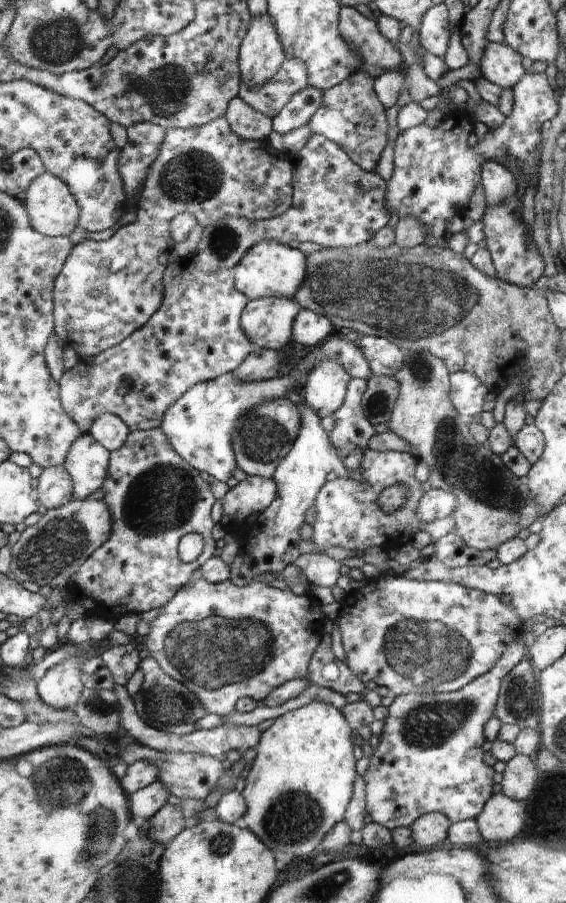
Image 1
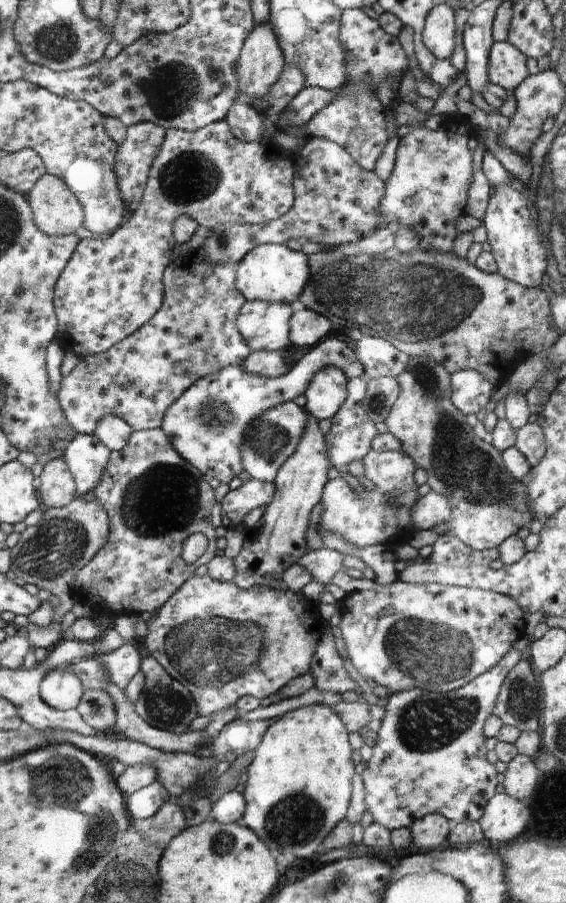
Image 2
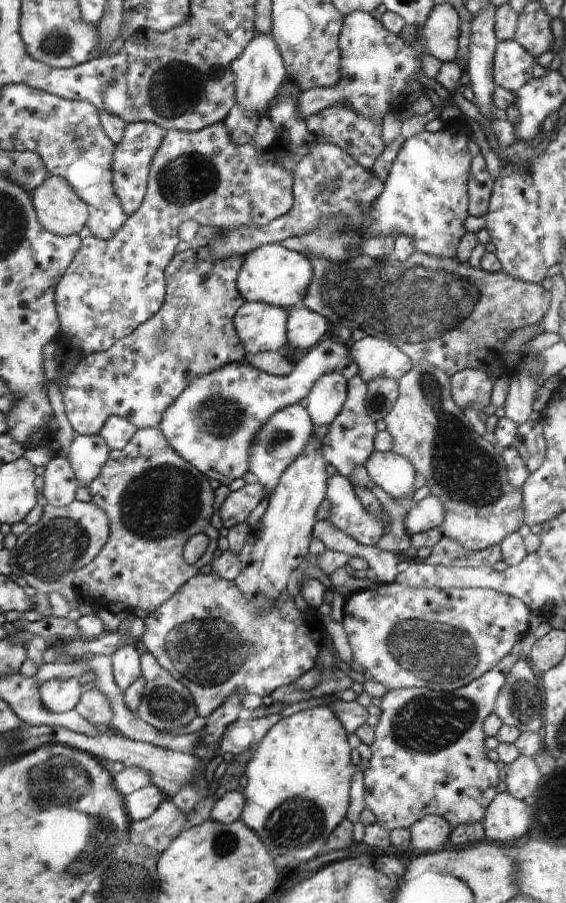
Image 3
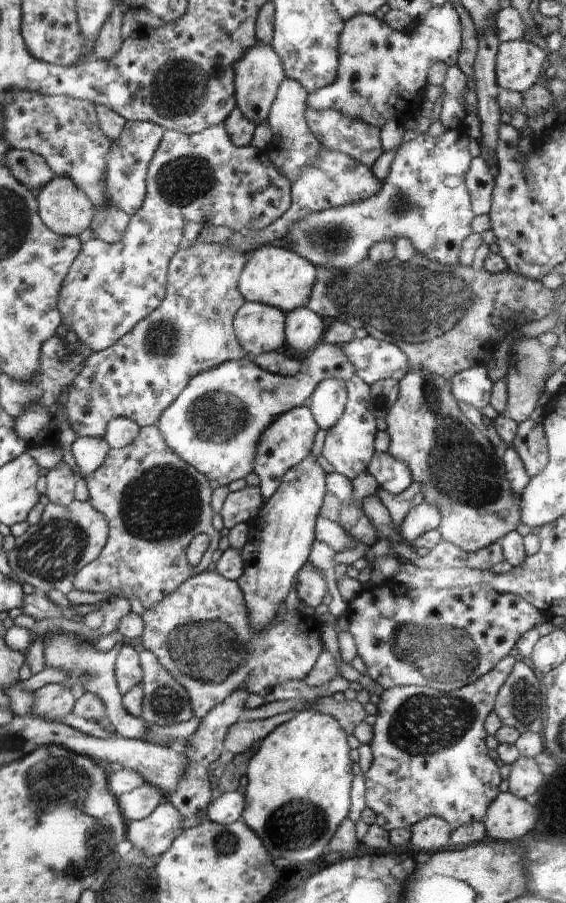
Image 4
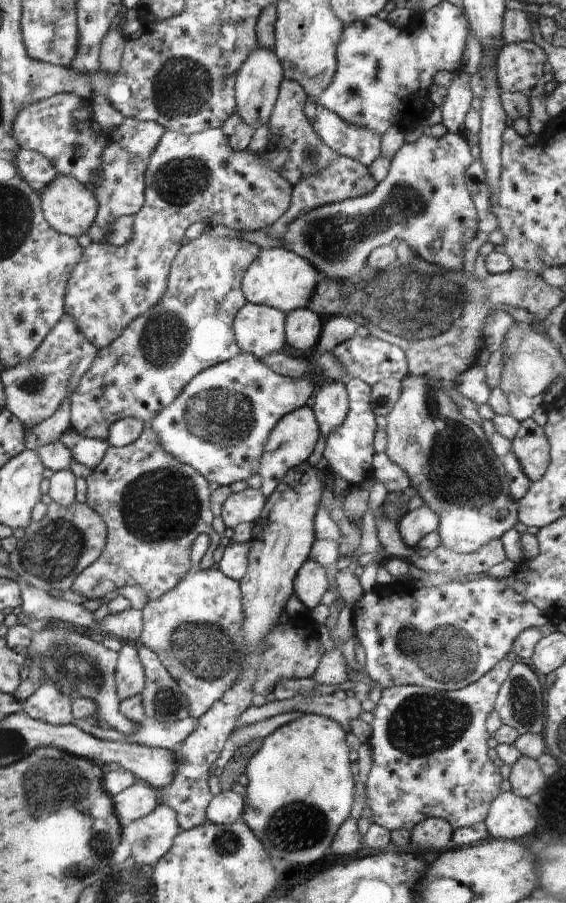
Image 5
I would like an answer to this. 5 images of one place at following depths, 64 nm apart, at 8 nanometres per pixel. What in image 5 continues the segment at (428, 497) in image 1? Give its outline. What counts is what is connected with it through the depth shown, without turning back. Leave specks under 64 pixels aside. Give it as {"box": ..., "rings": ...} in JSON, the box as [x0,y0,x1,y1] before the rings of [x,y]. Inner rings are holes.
{"box":[397,505,439,550],"rings":[[[424,505],[402,515],[397,525],[402,542],[404,542],[408,548],[414,550],[418,547],[418,542],[420,542],[426,534],[437,530],[438,524],[439,520],[436,512]]]}

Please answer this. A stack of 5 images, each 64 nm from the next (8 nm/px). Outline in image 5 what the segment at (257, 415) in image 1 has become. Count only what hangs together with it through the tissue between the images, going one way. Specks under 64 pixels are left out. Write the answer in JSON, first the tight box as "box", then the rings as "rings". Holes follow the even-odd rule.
{"box":[257,406,320,499],"rings":[[[307,406],[289,412],[274,426],[274,430],[270,432],[270,436],[266,440],[266,446],[262,448],[260,466],[258,466],[257,472],[260,478],[262,478],[260,492],[266,496],[266,499],[274,492],[274,488],[282,482],[282,478],[286,476],[286,472],[308,460],[316,442],[318,442],[320,433],[320,426],[318,426],[315,414]]]}

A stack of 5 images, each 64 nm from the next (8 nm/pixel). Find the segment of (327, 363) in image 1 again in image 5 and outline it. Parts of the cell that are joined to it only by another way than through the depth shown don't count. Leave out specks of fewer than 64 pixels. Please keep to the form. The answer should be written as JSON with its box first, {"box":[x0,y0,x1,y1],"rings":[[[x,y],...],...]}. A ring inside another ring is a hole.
{"box":[312,381,348,436],"rings":[[[321,381],[313,391],[312,410],[320,426],[320,432],[328,436],[340,426],[348,414],[348,394],[343,381]]]}

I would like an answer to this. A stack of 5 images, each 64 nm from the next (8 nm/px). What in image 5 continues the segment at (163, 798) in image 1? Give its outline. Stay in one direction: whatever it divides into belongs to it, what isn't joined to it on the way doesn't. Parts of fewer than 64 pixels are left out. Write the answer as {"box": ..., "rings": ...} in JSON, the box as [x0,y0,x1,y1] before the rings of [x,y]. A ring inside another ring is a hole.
{"box":[113,780,159,827],"rings":[[[140,780],[113,796],[113,800],[116,802],[114,810],[122,827],[134,820],[144,819],[159,803],[157,789]]]}

